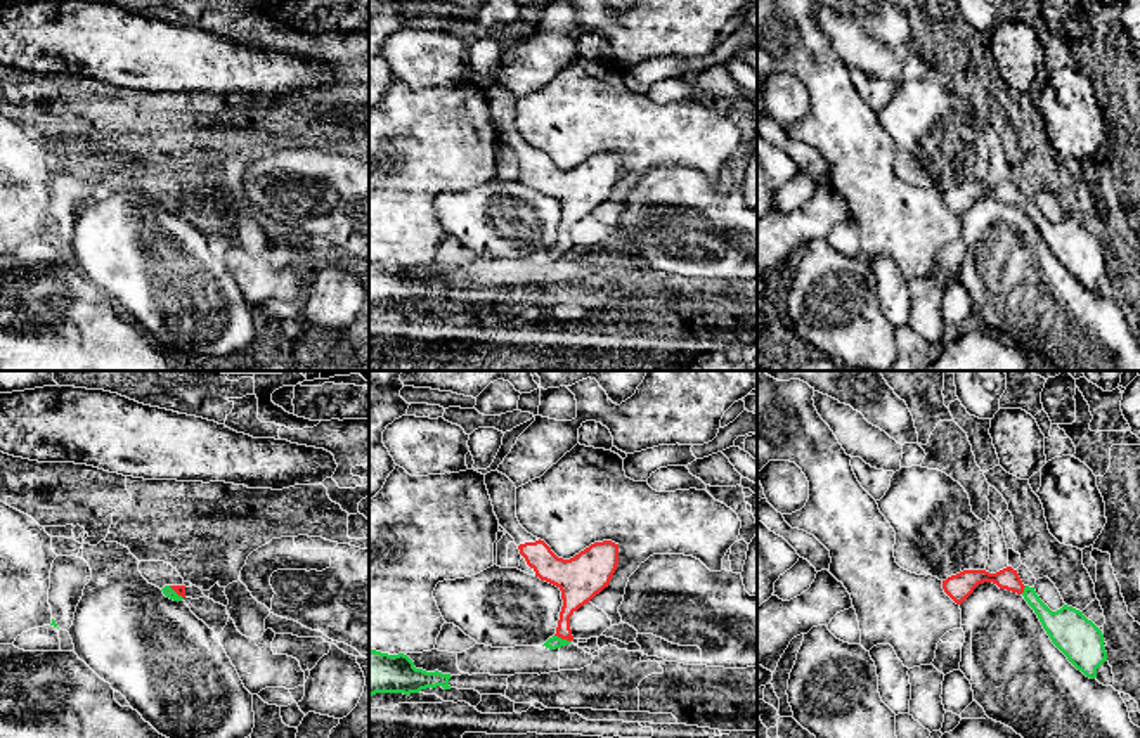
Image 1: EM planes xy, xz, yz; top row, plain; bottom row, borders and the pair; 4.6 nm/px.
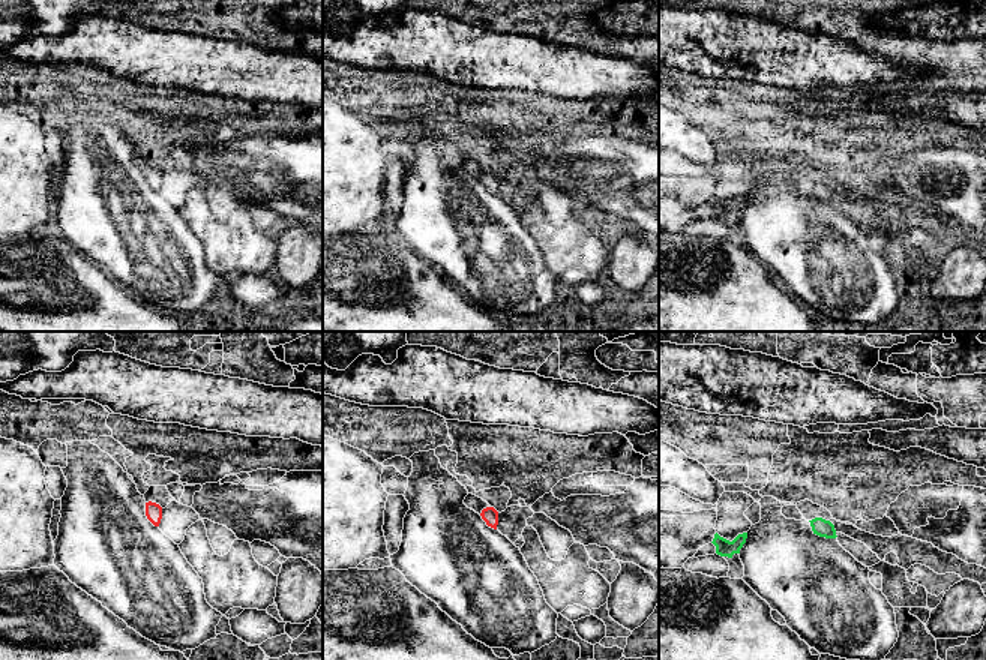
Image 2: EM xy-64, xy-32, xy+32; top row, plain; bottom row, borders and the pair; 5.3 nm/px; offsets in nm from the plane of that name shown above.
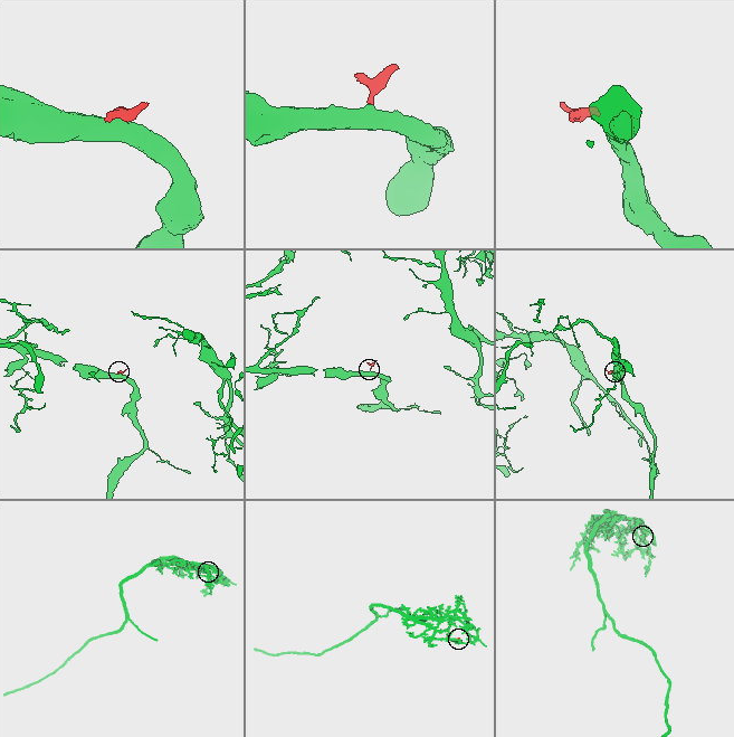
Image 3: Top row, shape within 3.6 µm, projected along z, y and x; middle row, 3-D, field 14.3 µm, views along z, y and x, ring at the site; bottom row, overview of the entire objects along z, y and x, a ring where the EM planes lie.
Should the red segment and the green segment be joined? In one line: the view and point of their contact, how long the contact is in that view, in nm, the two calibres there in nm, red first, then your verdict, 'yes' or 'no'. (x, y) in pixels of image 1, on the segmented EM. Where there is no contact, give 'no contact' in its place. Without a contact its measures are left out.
meets red in xz at (563, 638); contact 90 nm long; 170 nm thick on the red side, 60 nm on the other; yes

